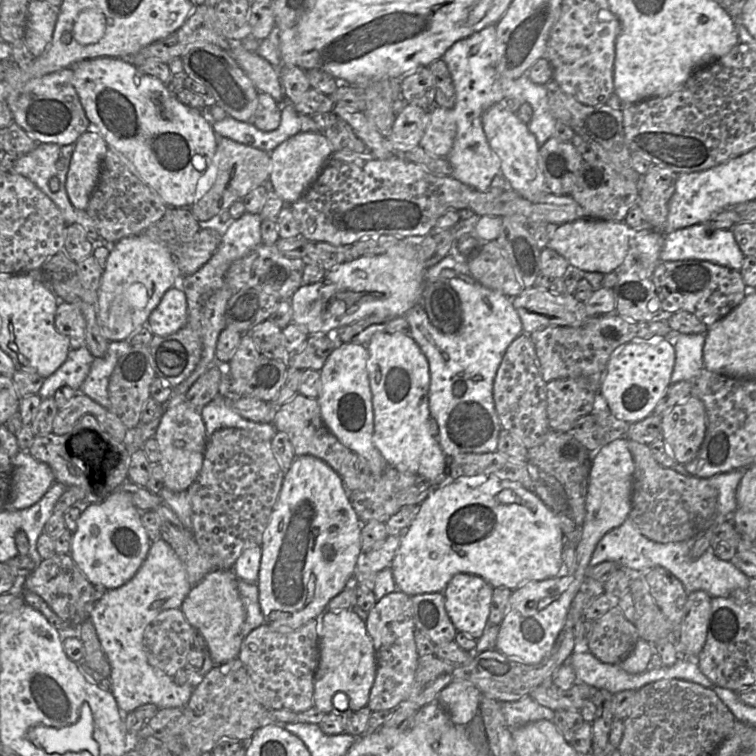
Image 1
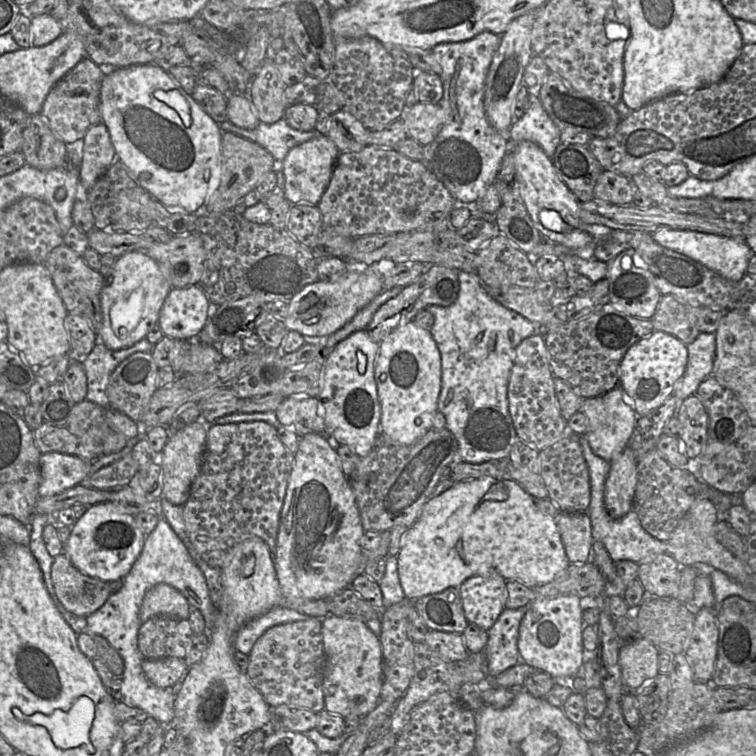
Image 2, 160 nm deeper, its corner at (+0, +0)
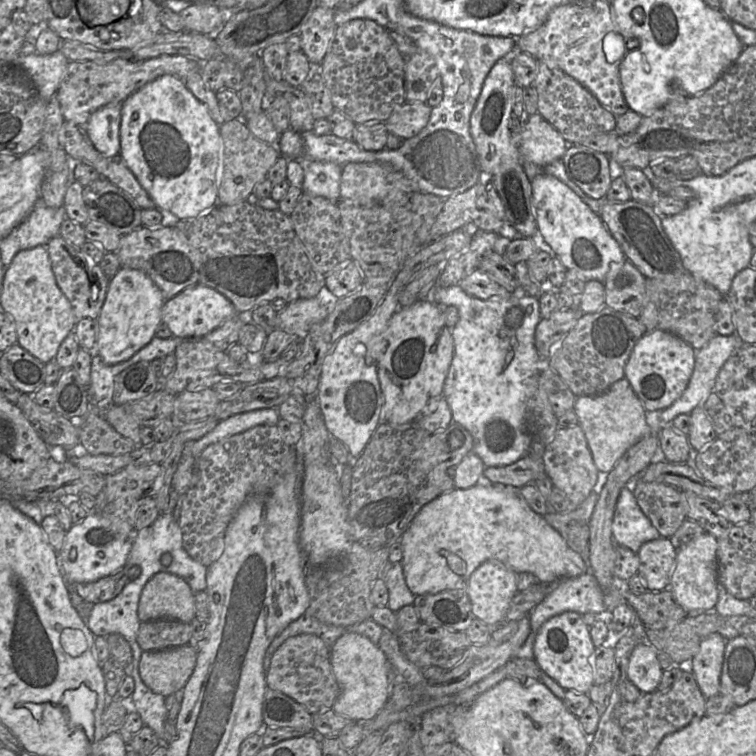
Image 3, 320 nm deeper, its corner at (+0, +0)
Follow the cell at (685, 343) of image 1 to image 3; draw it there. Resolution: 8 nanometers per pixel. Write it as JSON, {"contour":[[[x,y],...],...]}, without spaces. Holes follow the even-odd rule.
{"contour":[[[735,332],[732,335],[721,335],[717,333],[702,348],[696,349],[695,367],[688,386],[682,395],[669,407],[659,413],[660,421],[663,425],[673,426],[672,421],[680,414],[690,414],[695,407],[703,405],[708,396],[714,391],[717,376],[729,359],[729,357],[743,344],[746,344]]]}

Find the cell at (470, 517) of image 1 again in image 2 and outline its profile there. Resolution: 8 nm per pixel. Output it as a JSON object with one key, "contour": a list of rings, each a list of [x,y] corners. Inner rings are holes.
{"contour":[[[484,477],[456,482],[440,495],[429,498],[416,522],[404,532],[397,554],[398,573],[406,598],[420,597],[459,588],[468,578],[498,573],[527,587],[552,582],[571,564],[561,541],[556,521],[542,512],[534,497],[512,479]]]}

